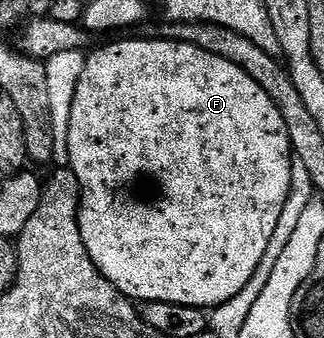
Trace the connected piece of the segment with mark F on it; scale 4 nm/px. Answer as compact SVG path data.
M140 36L140 38L127 38L124 42L111 42L108 46L101 47L100 50L94 50L92 49L86 55L87 63L80 80L77 81L77 92L73 98L72 116L69 119L67 154L69 168L77 176L81 191L79 200L81 240L85 240L85 248L89 252L93 264L101 272L101 276L105 276L105 280L112 282L126 298L130 298L136 303L168 302L169 304L181 304L182 306L214 308L225 304L229 300L233 300L239 295L241 288L245 288L249 284L249 280L253 276L253 272L257 272L261 260L265 260L265 252L269 248L269 240L273 240L273 232L277 229L277 220L281 220L281 208L291 191L291 164L293 161L291 141L289 140L289 132L285 128L285 120L281 120L281 112L277 112L277 104L273 104L273 100L269 100L269 92L265 92L265 88L261 88L261 84L257 84L257 80L253 80L253 76L249 76L237 64L229 64L229 60L225 60L221 56L213 56L196 46L190 46L188 42L169 42L160 37L148 38Z

